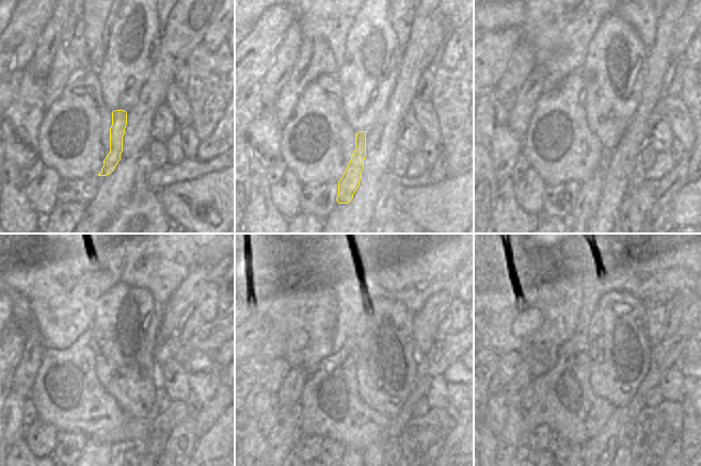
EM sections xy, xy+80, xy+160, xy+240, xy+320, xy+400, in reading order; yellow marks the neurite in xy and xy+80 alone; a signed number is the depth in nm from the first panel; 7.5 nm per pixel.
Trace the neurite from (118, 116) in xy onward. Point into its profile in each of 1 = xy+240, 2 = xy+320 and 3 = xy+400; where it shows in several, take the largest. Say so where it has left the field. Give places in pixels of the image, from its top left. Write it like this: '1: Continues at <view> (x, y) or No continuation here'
1: Continues at xy+240 (94, 446)
2: Continues at xy+320 (331, 450)
3: Continues at xy+400 (569, 450)

